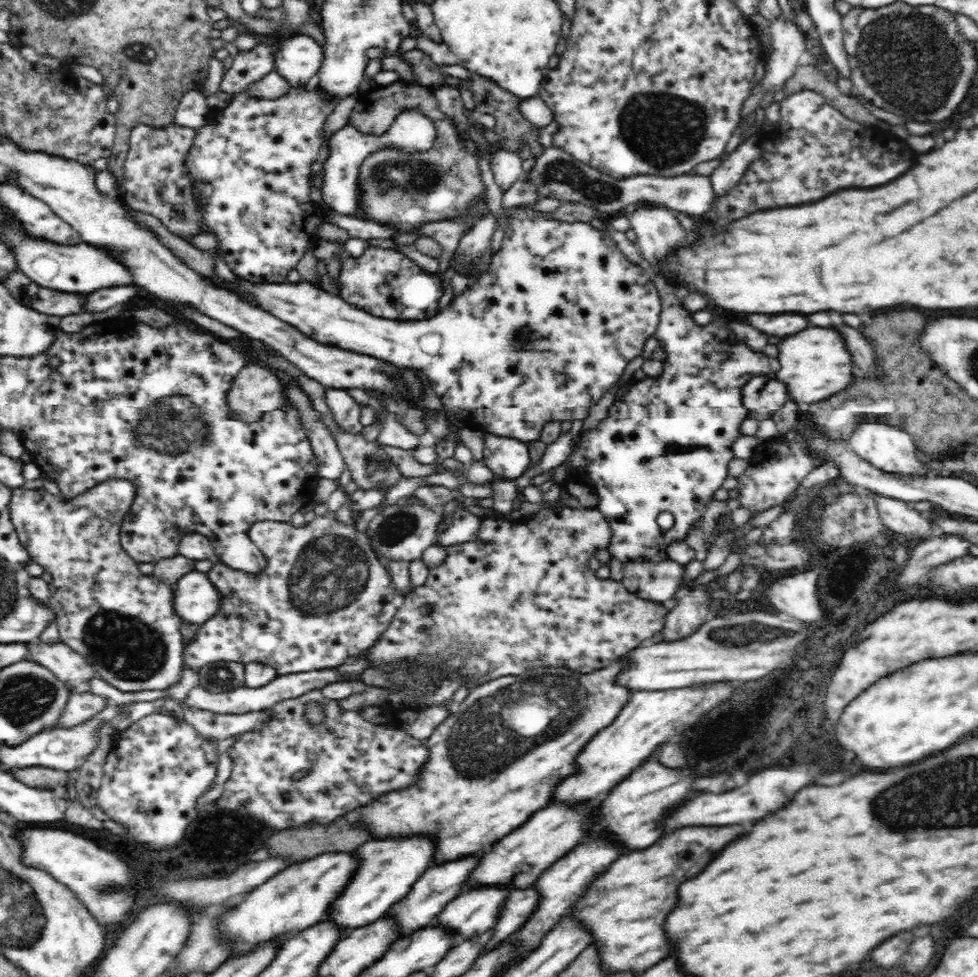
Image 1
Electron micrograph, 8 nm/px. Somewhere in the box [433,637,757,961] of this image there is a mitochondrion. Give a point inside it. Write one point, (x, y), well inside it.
(479, 744)

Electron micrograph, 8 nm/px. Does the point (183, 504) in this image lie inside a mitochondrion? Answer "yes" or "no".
no

